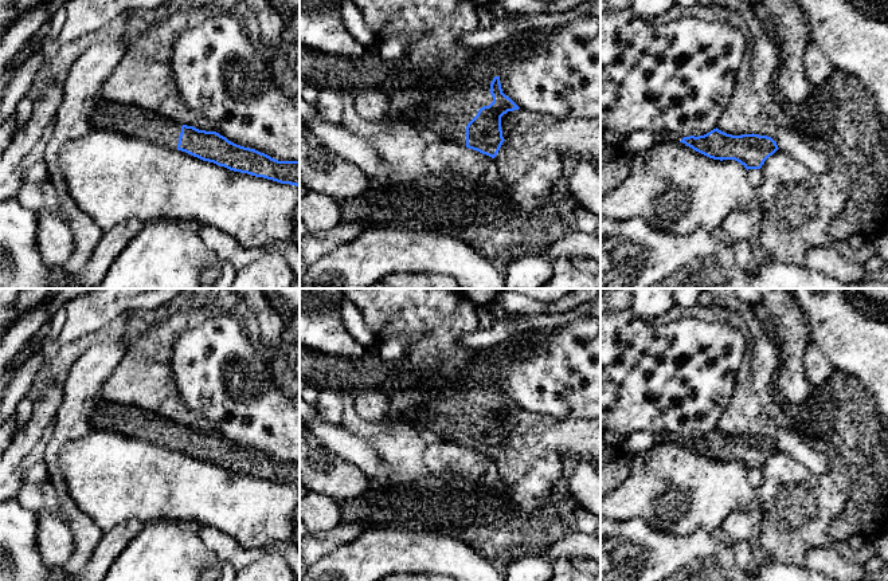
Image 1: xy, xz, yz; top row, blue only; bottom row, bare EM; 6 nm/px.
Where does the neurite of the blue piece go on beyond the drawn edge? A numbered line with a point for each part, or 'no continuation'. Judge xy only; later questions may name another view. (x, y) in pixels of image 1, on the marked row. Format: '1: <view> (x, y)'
1: xy (132, 121)

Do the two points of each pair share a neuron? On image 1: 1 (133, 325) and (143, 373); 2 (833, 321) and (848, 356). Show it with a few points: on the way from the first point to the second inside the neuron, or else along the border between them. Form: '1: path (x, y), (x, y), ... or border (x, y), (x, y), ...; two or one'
1: border (163, 318), (136, 336), (126, 348); two
2: path (840, 329), (848, 337), (848, 348); one

